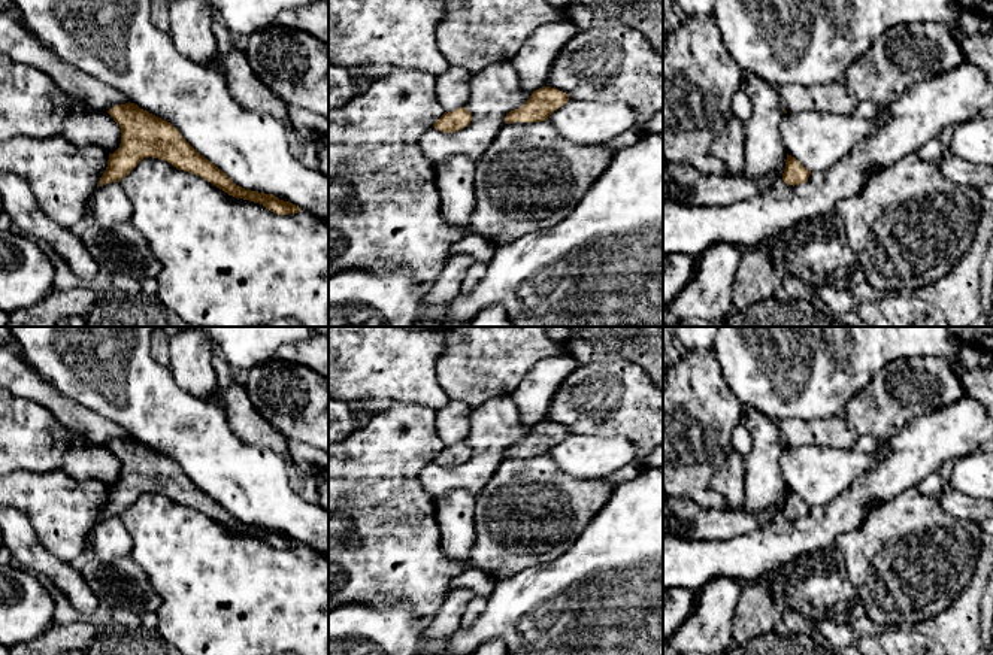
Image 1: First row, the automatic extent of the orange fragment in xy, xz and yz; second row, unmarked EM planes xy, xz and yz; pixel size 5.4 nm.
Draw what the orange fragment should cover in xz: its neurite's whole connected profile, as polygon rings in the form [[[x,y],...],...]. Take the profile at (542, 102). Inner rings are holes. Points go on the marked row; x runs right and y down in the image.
[[[542,87],[533,91],[530,98],[520,109],[511,110],[505,116],[505,124],[547,121],[554,110],[567,101],[569,95],[566,93],[557,88]]]

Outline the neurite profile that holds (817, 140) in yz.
[[[878,106],[871,119],[830,112],[787,112],[779,121],[785,154],[809,172],[826,170],[869,137],[877,118],[885,112],[887,106]]]

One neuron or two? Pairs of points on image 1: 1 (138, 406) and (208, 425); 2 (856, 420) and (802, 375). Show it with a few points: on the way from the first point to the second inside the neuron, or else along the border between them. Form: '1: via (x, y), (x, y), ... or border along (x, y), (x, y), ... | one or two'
1: via (156, 411), (179, 425), (190, 425) | one
2: border along (869, 385), (848, 402), (842, 415) | two

